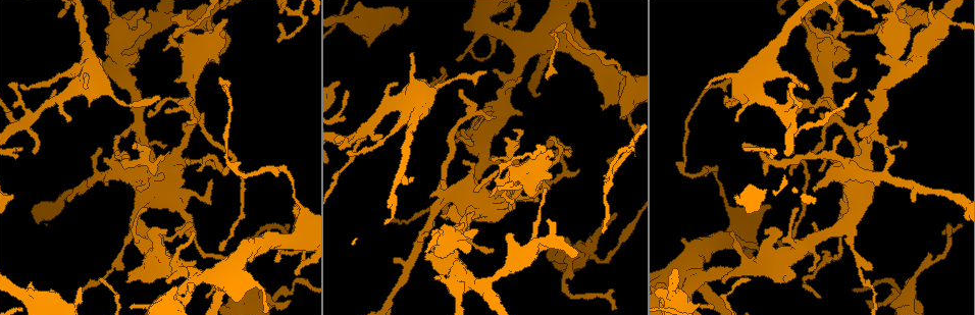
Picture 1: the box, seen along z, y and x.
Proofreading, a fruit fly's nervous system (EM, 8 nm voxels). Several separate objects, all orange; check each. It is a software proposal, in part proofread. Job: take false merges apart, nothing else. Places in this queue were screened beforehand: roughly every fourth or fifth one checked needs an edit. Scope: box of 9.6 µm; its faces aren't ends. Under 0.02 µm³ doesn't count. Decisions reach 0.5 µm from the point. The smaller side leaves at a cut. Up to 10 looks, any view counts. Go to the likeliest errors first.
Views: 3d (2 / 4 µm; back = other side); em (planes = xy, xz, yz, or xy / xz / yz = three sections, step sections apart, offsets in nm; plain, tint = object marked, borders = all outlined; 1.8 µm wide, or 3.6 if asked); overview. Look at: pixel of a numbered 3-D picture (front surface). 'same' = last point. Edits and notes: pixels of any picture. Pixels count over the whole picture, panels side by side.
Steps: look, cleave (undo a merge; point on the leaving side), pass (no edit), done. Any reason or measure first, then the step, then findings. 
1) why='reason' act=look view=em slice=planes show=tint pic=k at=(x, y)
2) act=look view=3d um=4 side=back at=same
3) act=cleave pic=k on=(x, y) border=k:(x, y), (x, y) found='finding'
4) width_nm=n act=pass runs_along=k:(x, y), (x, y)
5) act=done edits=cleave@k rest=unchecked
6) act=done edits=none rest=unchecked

act=look view=em slice=xz step=8 show=tint pic=1 at=(119, 173)

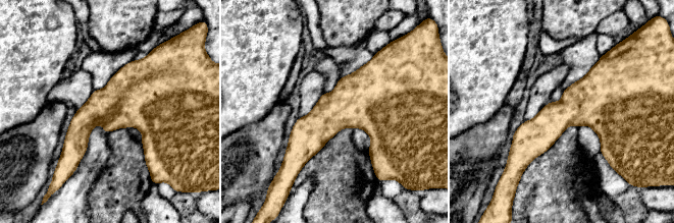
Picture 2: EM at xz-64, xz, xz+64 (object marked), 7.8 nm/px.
act=look view=em slice=xy step=8 show=tint at=same

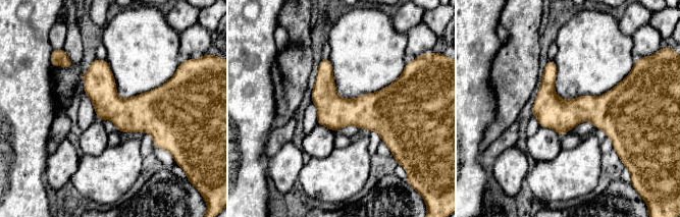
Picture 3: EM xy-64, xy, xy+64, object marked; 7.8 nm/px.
width_nm=260 act=pass found='continuous, no second cell'

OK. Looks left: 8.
why='thick turns thin' act=look view=em um=3.6 slice=planes show=tint pic=1 at=(825, 48)

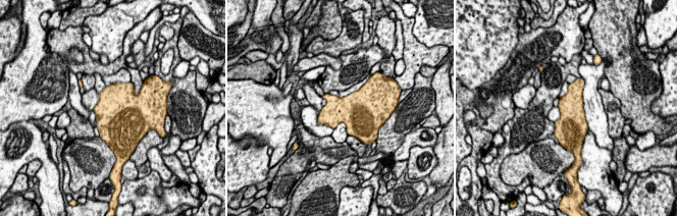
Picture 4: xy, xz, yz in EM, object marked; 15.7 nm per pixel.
act=pass found='all the same cell'

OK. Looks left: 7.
why='calibre changes' act=look view=3d um=4 pic=1 at=(775, 72)

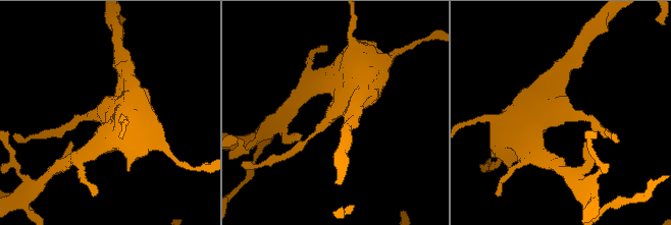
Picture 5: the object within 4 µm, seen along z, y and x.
why='now the EM' act=look view=em slice=yz step=16 show=plain pic=5 at=(104, 114)

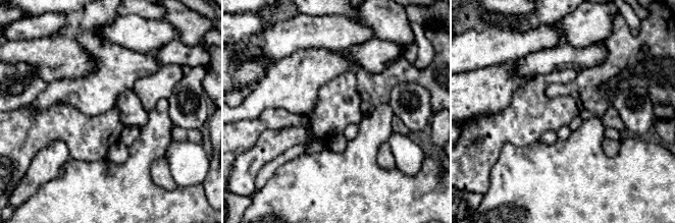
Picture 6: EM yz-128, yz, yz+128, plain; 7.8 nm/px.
why='with the object marked' act=look view=em slice=yz step=16 show=tint at=same

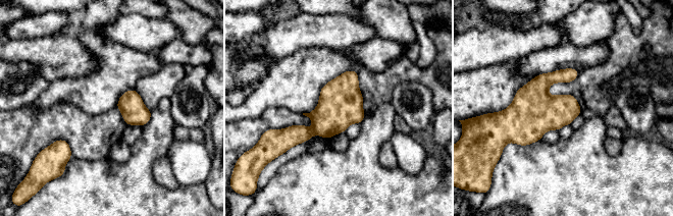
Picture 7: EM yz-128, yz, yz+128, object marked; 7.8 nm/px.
width_nm=80 act=pass found='all the same cell'

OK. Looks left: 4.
why='sharp bend' act=look view=em slice=planes show=plain pic=1 at=(510, 25)

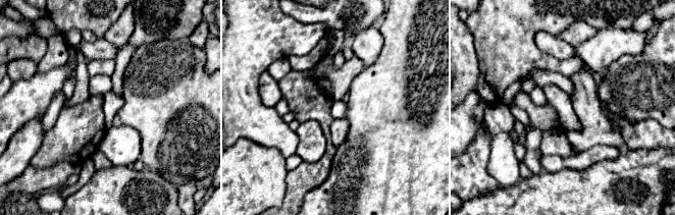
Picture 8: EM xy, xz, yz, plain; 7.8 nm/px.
why='with the object marked' act=look view=em slice=planes show=tint at=same

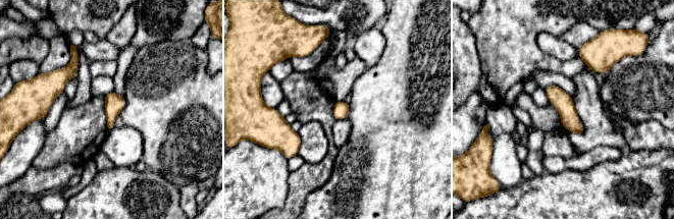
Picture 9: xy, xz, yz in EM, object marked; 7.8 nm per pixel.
act=cleave pic=9 on=(74, 52) part_leaving=9:(549, 89), (581, 130) found='two cells meet here'

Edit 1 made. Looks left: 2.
act=done edits=cleave@9 rest=unchecked

